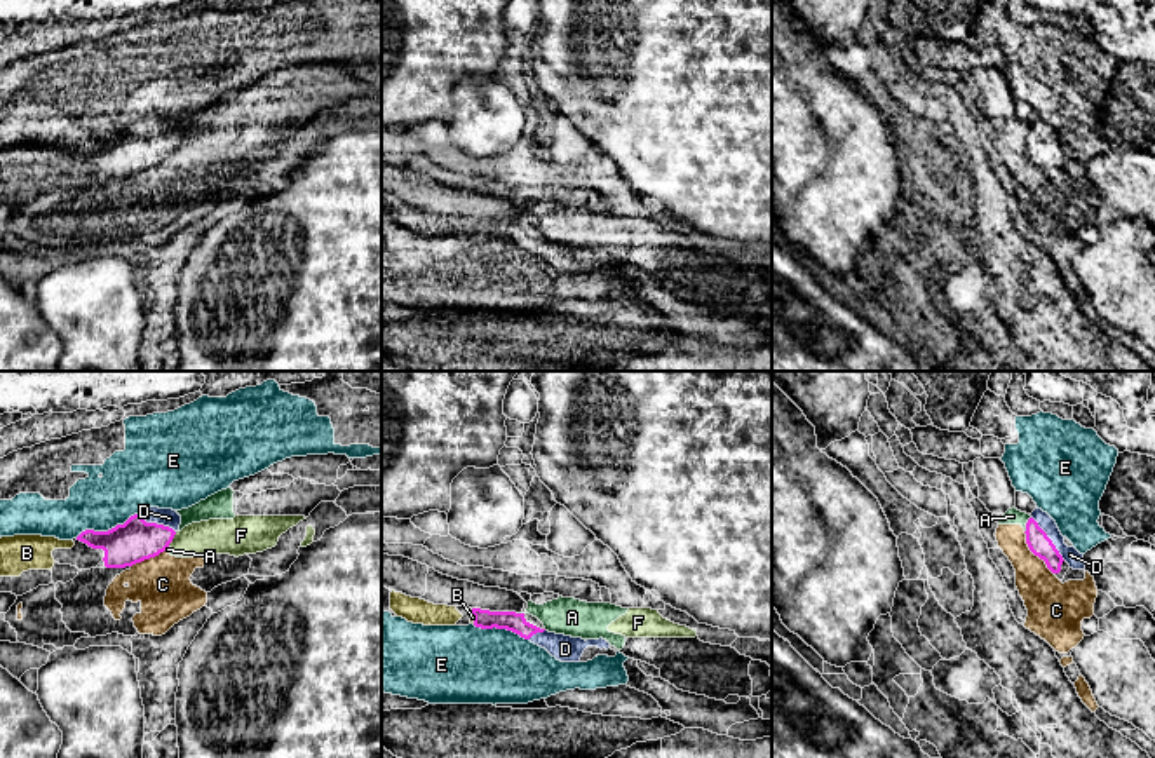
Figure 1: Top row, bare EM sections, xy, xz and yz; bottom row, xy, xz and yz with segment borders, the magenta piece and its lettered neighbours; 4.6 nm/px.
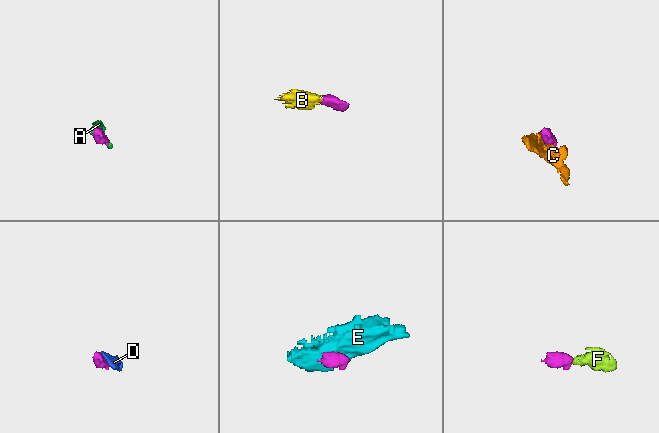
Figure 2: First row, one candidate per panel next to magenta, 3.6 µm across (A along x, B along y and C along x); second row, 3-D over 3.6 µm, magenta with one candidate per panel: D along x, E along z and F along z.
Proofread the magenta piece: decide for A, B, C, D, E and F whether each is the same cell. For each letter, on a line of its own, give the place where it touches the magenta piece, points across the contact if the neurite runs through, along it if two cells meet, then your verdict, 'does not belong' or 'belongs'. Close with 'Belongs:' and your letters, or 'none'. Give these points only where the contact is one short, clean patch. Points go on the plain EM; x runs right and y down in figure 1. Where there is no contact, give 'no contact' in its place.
A: meets magenta in yz at (1026, 135); border along yz (1030, 126), (1025, 142); does not belong
B: meets magenta in xz at (474, 230); belongs
C: meets magenta in yz at (1035, 164); border along yz (1023, 142), (1026, 155), (1053, 183); does not belong
D: meets magenta in yz at (1049, 148); runs through yz (1039, 152), (1049, 148), (1063, 162), (1070, 164); belongs
E: meets magenta in xy at (108, 140); border along xy (138, 122), (107, 140), (82, 140), (75, 147); does not belong
F: meets magenta in xy at (173, 147); border along xy (176, 142), (168, 155); does not belong
Belongs: B, D

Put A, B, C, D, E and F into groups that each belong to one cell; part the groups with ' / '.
A C F / B D / E

